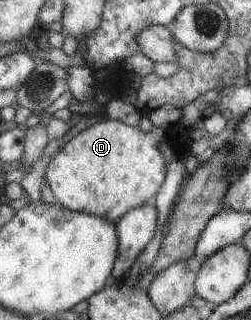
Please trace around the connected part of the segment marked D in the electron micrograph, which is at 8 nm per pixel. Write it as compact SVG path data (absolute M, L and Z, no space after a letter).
M104 118L65 143L51 159L45 177L50 181L58 203L65 209L97 215L116 223L131 209L154 199L165 181L168 168L157 146L164 139L164 128L154 127L146 133L138 126Z

